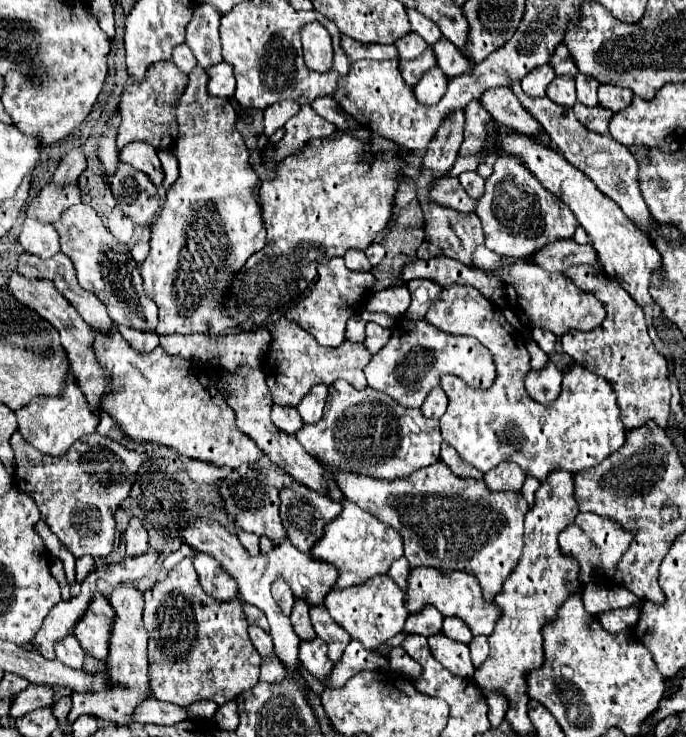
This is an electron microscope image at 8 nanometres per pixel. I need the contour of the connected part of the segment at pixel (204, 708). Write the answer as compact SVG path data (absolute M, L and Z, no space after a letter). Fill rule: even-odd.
M200 701L193 703L188 707L188 710L197 719L209 720L211 719L218 709L218 705L213 701Z

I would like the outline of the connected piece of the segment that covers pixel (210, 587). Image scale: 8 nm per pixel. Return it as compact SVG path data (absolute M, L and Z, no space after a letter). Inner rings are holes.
M197 553L195 555L195 569L199 575L201 587L207 595L211 595L219 601L227 601L227 599L237 597L235 579L227 573L227 569L223 569L223 565L219 561L211 559L211 555Z

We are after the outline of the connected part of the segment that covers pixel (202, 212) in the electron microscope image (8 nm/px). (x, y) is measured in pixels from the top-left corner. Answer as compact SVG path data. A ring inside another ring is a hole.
M197 67L189 75L187 91L179 97L175 113L179 123L175 145L179 179L169 187L165 203L151 225L151 251L141 265L141 275L145 291L159 307L157 335L203 333L209 337L221 337L237 327L223 305L229 295L229 287L247 259L267 245L261 207L253 197L257 175L249 165L249 149L241 133L235 129L235 111L227 99L207 95L207 73L203 67Z

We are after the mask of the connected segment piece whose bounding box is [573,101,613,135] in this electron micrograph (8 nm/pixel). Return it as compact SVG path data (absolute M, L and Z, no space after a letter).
M579 101L573 105L573 113L575 117L591 131L595 133L603 133L607 135L607 123L613 117L611 111L607 111L605 107L583 107Z

